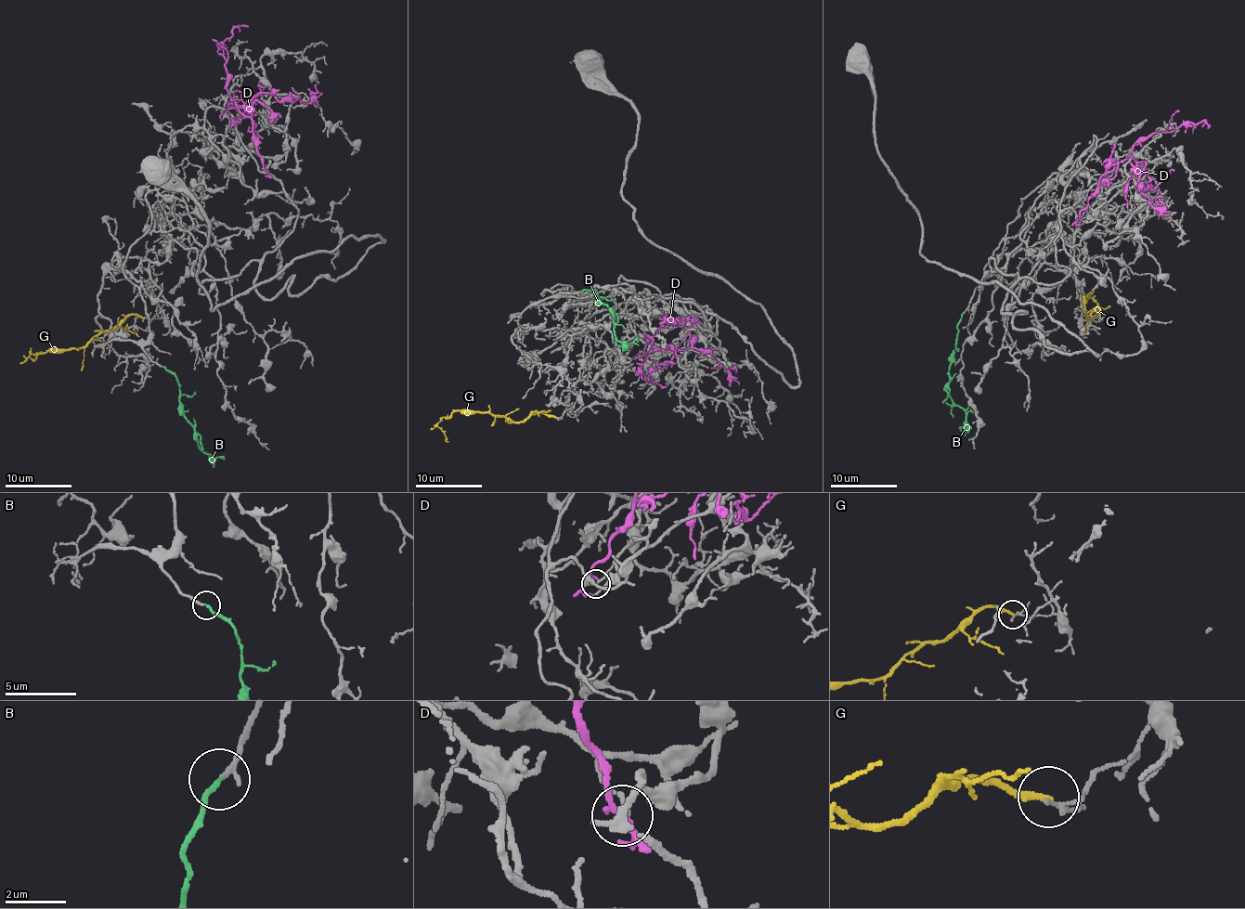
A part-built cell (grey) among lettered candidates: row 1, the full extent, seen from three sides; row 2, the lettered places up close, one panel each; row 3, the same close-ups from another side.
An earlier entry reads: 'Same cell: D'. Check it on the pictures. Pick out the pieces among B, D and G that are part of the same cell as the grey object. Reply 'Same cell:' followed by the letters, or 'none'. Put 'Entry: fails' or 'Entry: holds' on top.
Entry: fails
Same cell: B

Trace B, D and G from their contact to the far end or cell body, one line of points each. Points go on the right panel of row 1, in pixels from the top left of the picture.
B: (964, 311), (957, 326), (953, 360), (948, 370), (950, 397), (966, 415), (966, 427), (958, 427)
D: (1081, 219), (1103, 175), (1131, 157), (1143, 169), (1138, 188), (1154, 207), (1164, 207), (1155, 201), (1162, 197)
G: (1099, 318), (1098, 305), (1099, 314), (1083, 308), (1082, 295), (1087, 294), (1100, 307), (1110, 306)

